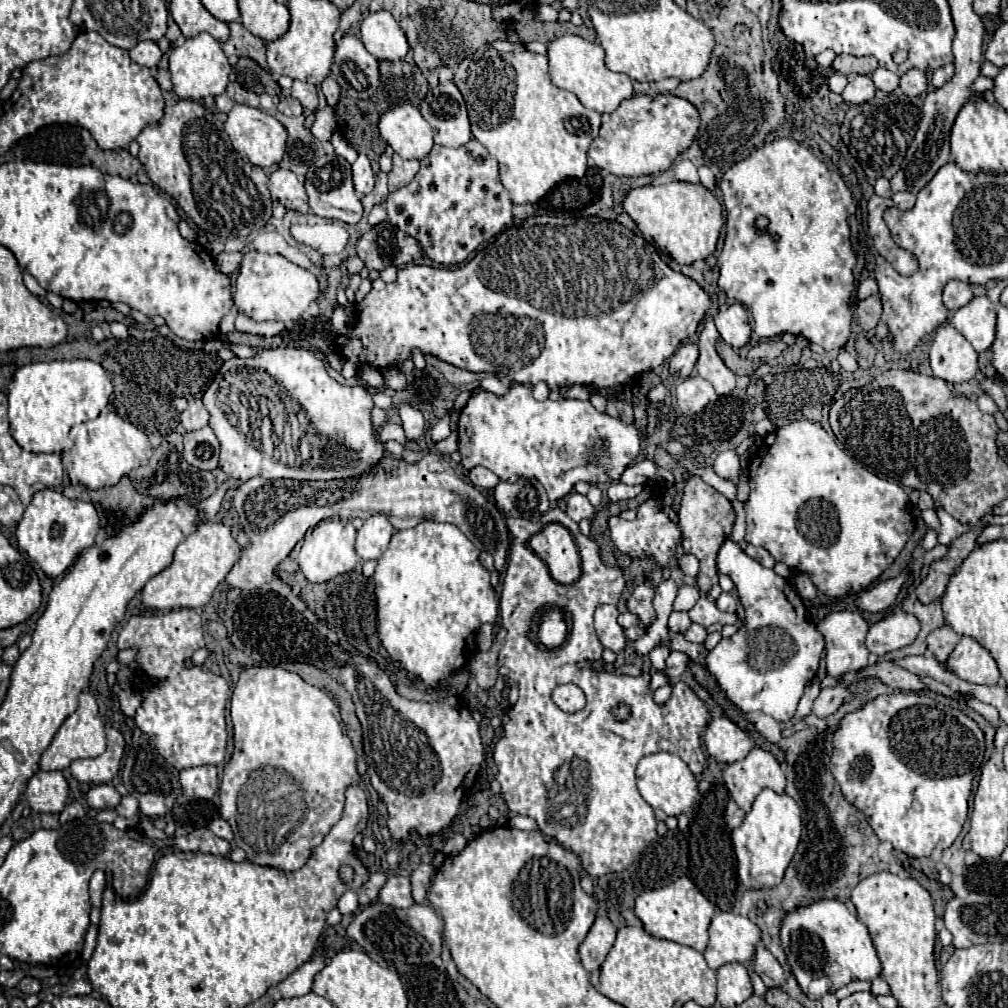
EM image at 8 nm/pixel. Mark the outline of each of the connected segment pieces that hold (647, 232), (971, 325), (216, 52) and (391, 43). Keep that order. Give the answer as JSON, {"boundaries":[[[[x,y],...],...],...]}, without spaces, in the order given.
{"boundaries":[[[[672,181],[666,185],[648,185],[648,187],[632,189],[624,199],[624,211],[638,223],[638,229],[642,231],[644,237],[650,237],[660,249],[664,249],[680,265],[692,265],[694,261],[704,261],[706,257],[710,257],[716,251],[724,227],[720,201],[700,183]]],[[[986,295],[974,297],[968,305],[958,309],[950,323],[972,343],[978,353],[988,351],[996,339],[996,309]]],[[[200,33],[198,37],[186,39],[172,47],[170,53],[170,73],[172,73],[172,83],[174,83],[174,93],[180,99],[206,99],[206,97],[218,97],[226,91],[228,87],[228,77],[230,77],[230,63],[226,55],[222,53],[220,41],[216,41],[208,33]]],[[[388,11],[370,13],[362,21],[362,43],[380,61],[400,61],[410,49],[398,21]]]]}

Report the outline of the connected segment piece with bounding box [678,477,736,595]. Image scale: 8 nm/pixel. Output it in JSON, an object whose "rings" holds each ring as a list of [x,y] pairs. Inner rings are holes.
{"rings":[[[690,477],[686,481],[684,497],[678,509],[678,523],[682,527],[684,553],[690,553],[700,561],[700,575],[698,575],[700,595],[708,595],[708,591],[718,583],[716,555],[720,545],[730,537],[734,521],[736,521],[736,511],[724,495],[720,495],[714,487],[706,485],[700,477]]]}

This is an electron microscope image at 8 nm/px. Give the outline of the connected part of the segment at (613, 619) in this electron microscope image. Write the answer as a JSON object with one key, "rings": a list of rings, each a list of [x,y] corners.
{"rings":[[[602,605],[594,613],[594,623],[596,623],[596,633],[606,649],[612,651],[624,651],[626,649],[626,637],[624,629],[618,623],[618,609],[616,605]]]}

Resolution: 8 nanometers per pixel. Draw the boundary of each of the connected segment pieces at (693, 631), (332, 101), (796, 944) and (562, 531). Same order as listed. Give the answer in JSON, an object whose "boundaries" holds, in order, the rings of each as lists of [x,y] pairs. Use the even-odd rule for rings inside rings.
{"boundaries":[[[[692,623],[692,625],[688,627],[688,631],[684,633],[684,639],[686,639],[686,641],[692,641],[692,643],[704,643],[704,639],[706,639],[706,629],[704,629],[702,625],[698,625],[698,623]]],[[[328,77],[328,79],[322,83],[322,93],[326,95],[328,105],[334,107],[334,105],[338,103],[338,99],[340,99],[340,87],[338,87],[338,83],[336,83],[334,77]]],[[[822,899],[810,907],[798,907],[798,911],[786,915],[780,929],[780,939],[788,965],[792,967],[798,985],[810,999],[820,999],[810,993],[810,983],[814,979],[826,979],[826,991],[836,991],[856,979],[874,981],[882,971],[866,925],[860,923],[860,919],[852,915],[838,899]]],[[[560,523],[546,525],[530,539],[530,545],[536,555],[550,567],[550,573],[558,583],[568,585],[580,577],[582,569],[578,547],[570,531]]]]}

